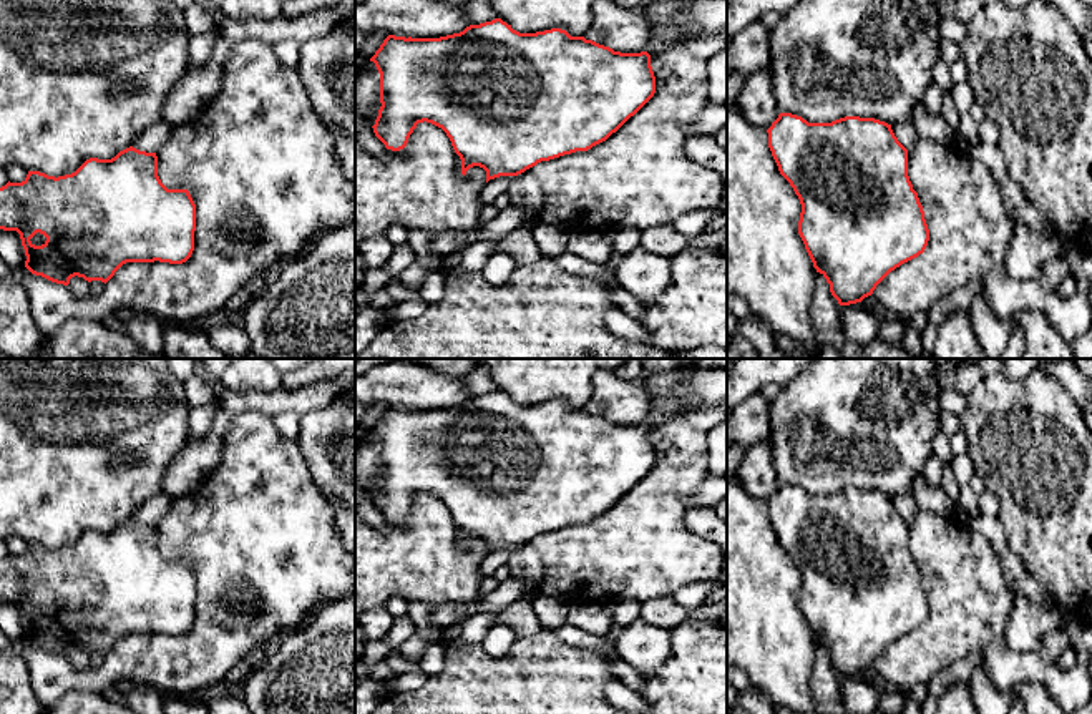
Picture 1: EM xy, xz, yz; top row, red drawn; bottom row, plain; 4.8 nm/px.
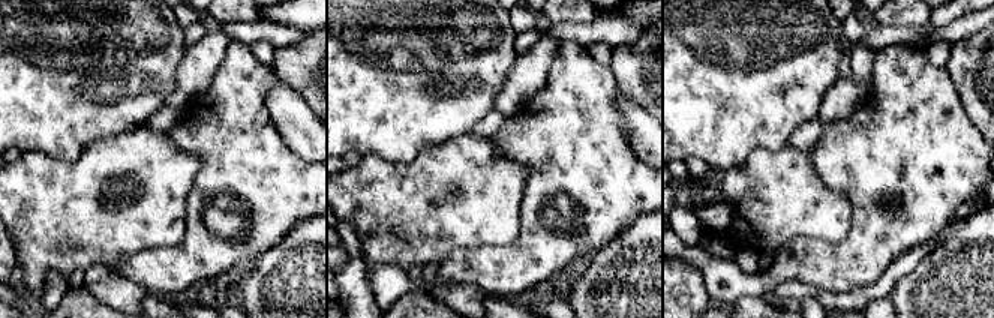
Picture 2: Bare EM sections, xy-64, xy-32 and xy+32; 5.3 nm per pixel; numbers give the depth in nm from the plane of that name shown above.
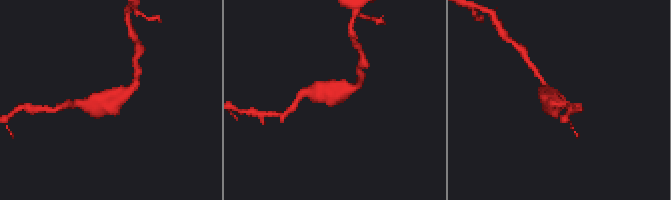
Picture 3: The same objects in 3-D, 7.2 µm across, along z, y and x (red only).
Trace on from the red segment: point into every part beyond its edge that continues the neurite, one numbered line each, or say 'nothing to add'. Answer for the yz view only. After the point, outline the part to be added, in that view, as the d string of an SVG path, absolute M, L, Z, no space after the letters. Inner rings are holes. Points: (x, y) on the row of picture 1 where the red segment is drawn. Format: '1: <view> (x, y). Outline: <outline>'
nothing to add

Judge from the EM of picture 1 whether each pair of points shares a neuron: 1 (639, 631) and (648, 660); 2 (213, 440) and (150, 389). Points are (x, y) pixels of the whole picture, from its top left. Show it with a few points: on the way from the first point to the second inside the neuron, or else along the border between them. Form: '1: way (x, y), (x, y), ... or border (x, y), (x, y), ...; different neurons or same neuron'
1: way (639, 638), (646, 645), (646, 653); same neuron
2: border (190, 437), (168, 470); different neurons

